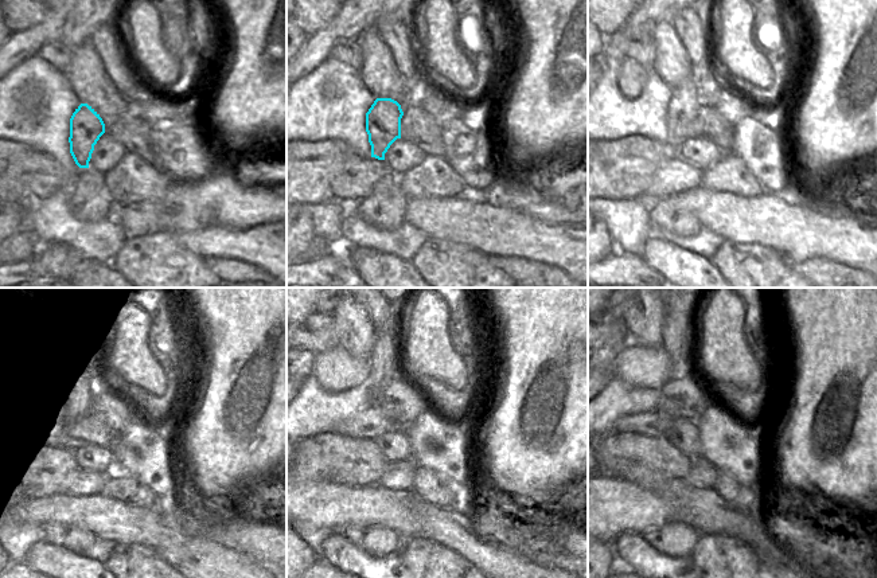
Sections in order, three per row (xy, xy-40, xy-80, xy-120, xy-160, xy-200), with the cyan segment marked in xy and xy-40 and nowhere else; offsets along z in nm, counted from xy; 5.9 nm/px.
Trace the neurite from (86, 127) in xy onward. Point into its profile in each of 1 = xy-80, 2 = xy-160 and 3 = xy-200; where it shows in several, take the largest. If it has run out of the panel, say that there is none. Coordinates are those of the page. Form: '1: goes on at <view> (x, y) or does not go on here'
1: goes on at xy-80 (683, 108)
2: goes on at xy-160 (384, 370)
3: goes on at xy-200 (679, 342)

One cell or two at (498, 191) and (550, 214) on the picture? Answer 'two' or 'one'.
one

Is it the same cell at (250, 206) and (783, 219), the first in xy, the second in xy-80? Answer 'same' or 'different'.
different

